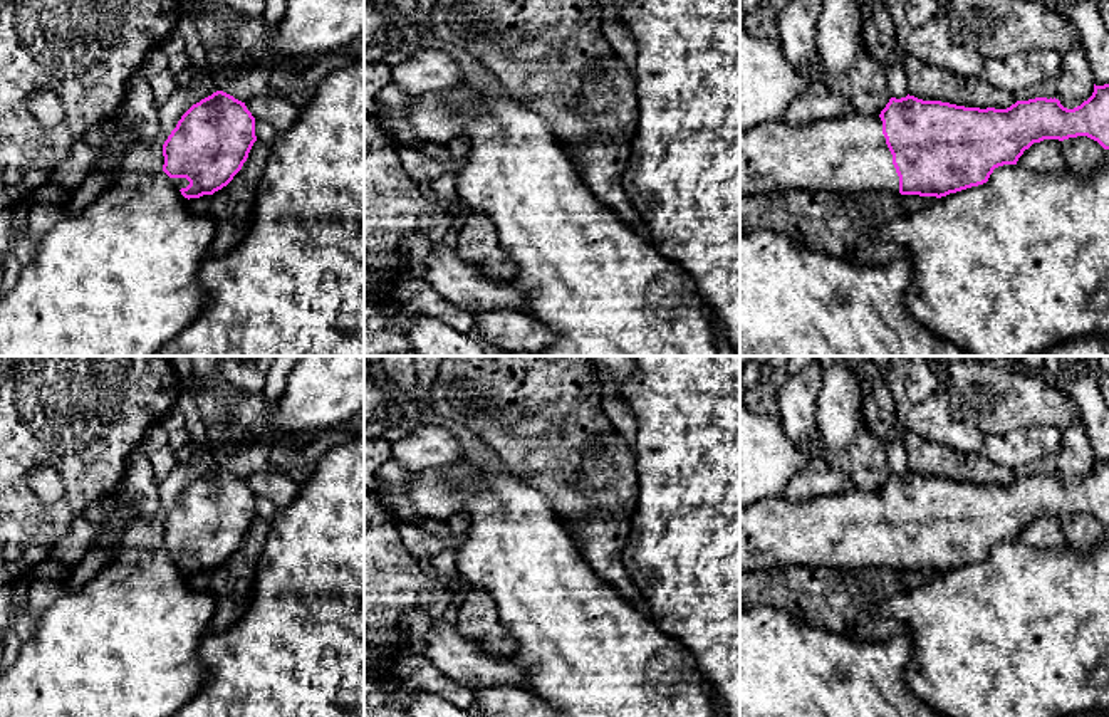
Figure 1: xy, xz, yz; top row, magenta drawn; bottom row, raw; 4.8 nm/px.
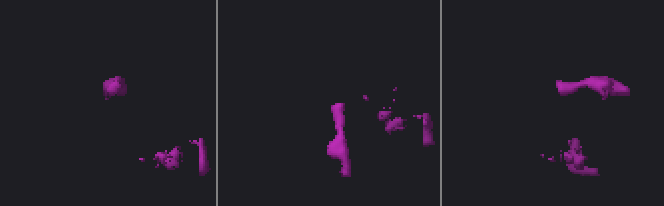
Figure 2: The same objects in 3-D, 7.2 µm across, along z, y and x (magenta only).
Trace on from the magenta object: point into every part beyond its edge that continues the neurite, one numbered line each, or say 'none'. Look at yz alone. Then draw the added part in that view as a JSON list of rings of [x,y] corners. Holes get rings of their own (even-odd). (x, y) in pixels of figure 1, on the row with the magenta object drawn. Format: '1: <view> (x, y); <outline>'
1: yz (848, 153); [[[852,111],[802,126],[772,121],[740,131],[740,198],[792,188],[899,193],[899,176],[883,134],[881,118]]]

